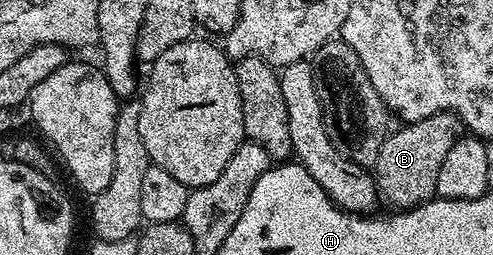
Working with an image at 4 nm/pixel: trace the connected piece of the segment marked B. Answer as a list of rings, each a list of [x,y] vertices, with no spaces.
[[[437,112],[428,118],[420,118],[411,124],[403,123],[387,135],[380,154],[372,165],[375,185],[383,201],[394,204],[395,209],[415,208],[417,204],[427,204],[436,196],[436,178],[448,150],[458,140],[463,131],[461,122],[452,112]]]

